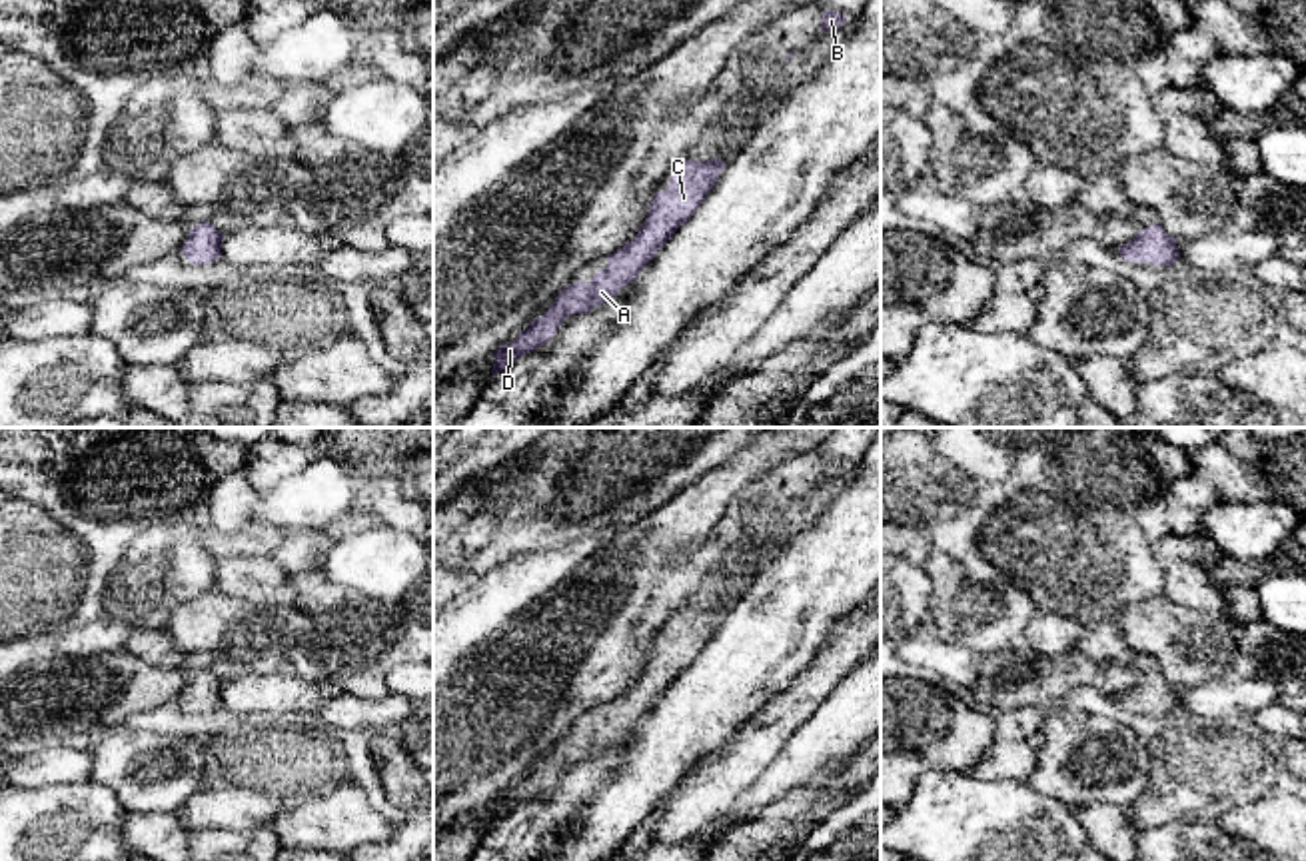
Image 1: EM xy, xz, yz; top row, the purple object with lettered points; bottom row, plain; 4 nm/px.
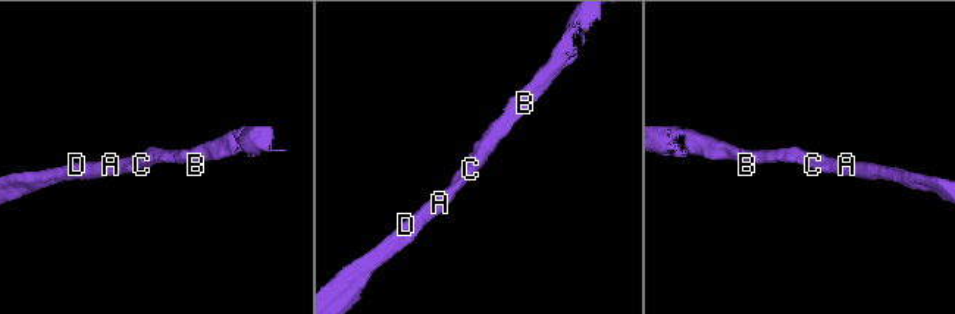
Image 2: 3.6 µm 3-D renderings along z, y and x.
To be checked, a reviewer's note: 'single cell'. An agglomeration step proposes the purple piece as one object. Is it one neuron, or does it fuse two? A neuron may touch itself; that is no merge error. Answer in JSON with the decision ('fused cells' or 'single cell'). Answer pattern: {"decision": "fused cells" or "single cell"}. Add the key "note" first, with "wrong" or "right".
{"note": "right", "decision": "single cell"}

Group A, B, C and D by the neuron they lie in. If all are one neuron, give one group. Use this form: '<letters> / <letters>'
A B C D

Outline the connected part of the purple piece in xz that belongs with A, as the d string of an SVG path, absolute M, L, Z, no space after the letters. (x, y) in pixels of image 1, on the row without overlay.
M721 605L707 609L685 607L683 615L671 621L669 635L655 641L649 651L647 667L635 685L607 705L607 713L599 717L585 733L581 727L559 739L549 757L529 771L511 791L499 793L491 825L503 819L513 807L545 793L555 777L571 761L587 761L613 745L621 735L635 729L639 719L655 705L665 689L683 673L715 633L725 611Z

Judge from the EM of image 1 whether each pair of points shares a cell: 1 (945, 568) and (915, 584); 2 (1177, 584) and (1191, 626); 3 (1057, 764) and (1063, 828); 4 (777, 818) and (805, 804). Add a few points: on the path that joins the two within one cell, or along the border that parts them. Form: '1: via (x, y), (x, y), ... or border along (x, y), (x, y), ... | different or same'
1: border along (921, 566), (931, 584), (931, 616) | different
2: border along (1163, 596), (1199, 612) | different
3: border along (1025, 782), (1071, 808) | different
4: via (783, 818), (791, 818), (799, 810) | same

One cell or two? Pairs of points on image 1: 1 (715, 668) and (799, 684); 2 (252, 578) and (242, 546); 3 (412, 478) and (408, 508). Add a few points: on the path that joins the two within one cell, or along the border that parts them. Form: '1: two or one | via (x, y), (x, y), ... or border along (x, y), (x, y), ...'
1: two | border along (819, 644), (811, 660), (769, 698)
2: two | border along (270, 554), (232, 556), (218, 562)
3: two | border along (396, 476), (402, 492), (412, 500)

